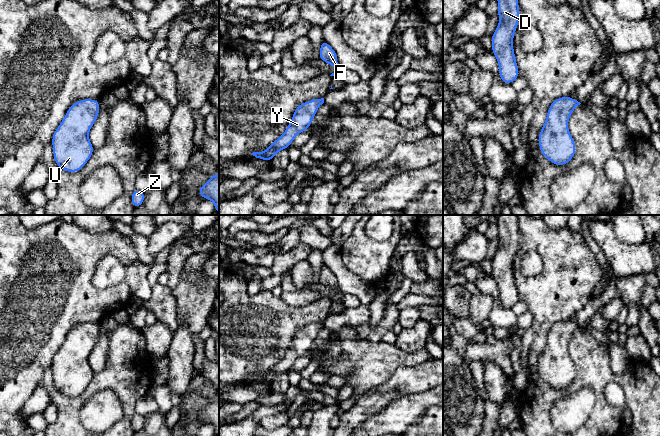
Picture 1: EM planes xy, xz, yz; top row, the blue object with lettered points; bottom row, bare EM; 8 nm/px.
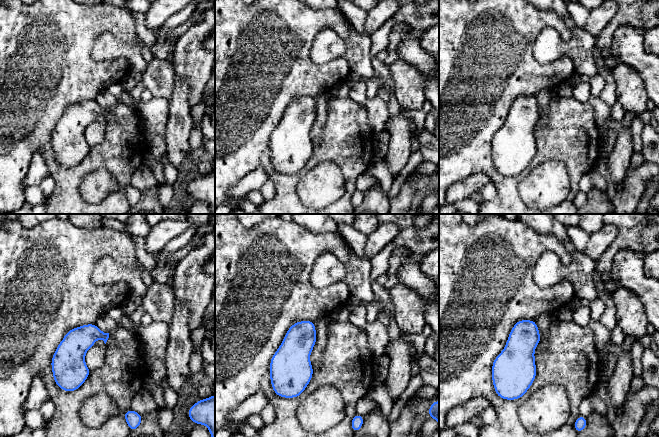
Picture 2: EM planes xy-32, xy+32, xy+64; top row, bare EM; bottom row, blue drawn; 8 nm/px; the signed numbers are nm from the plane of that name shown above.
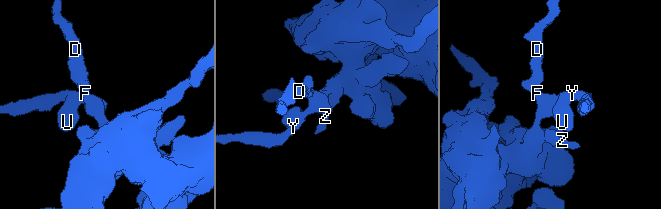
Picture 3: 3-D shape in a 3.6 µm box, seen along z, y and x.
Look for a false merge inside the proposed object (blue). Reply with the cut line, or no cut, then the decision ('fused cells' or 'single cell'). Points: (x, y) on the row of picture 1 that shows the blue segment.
cut none; single cell

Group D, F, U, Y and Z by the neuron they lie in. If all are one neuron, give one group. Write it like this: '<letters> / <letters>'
D F U Y Z

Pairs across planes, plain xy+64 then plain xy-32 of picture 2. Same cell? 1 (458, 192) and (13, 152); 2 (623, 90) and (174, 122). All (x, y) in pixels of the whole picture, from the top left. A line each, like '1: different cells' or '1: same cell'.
1: different cells
2: different cells

